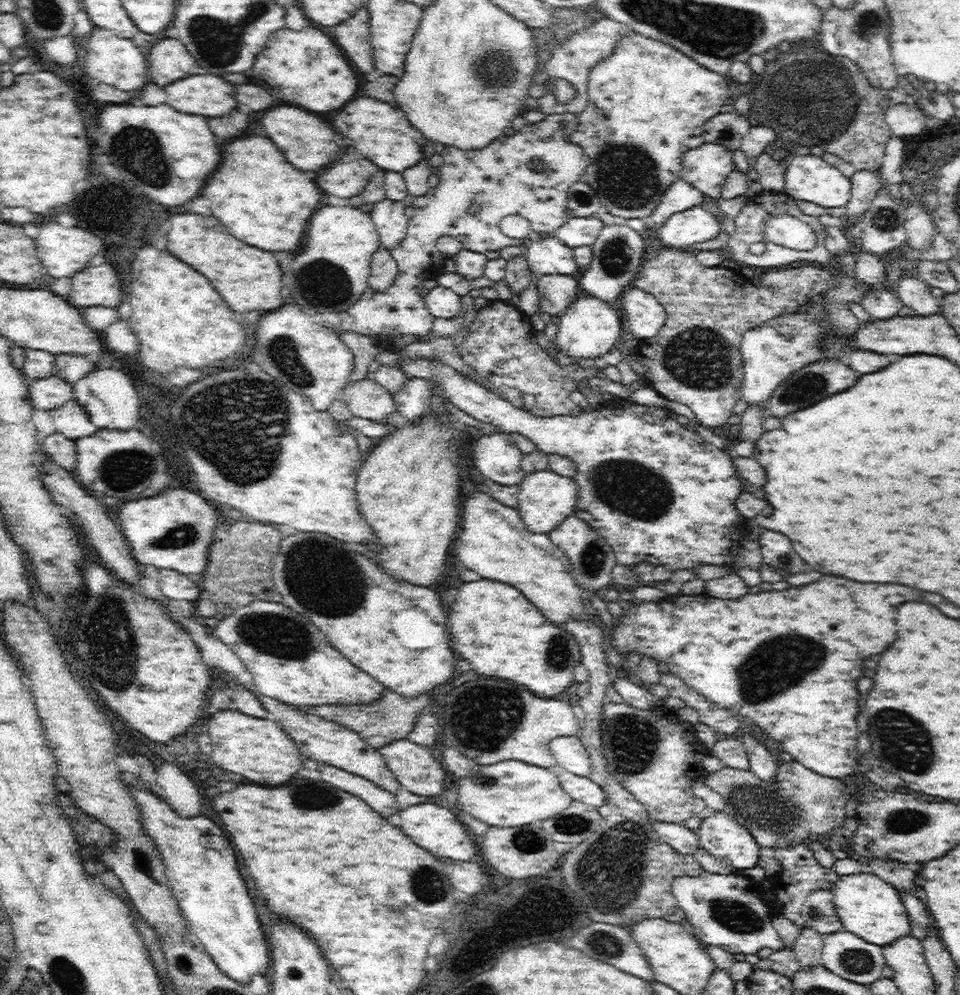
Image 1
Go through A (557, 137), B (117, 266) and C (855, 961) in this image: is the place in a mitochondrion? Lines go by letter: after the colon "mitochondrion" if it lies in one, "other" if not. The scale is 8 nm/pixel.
A: other
B: other
C: mitochondrion

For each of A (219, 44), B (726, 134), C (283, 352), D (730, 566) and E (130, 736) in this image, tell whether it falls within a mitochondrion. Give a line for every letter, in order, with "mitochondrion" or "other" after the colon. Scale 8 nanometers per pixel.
A: mitochondrion
B: mitochondrion
C: mitochondrion
D: other
E: other

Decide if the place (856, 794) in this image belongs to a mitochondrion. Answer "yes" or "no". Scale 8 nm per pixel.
no

